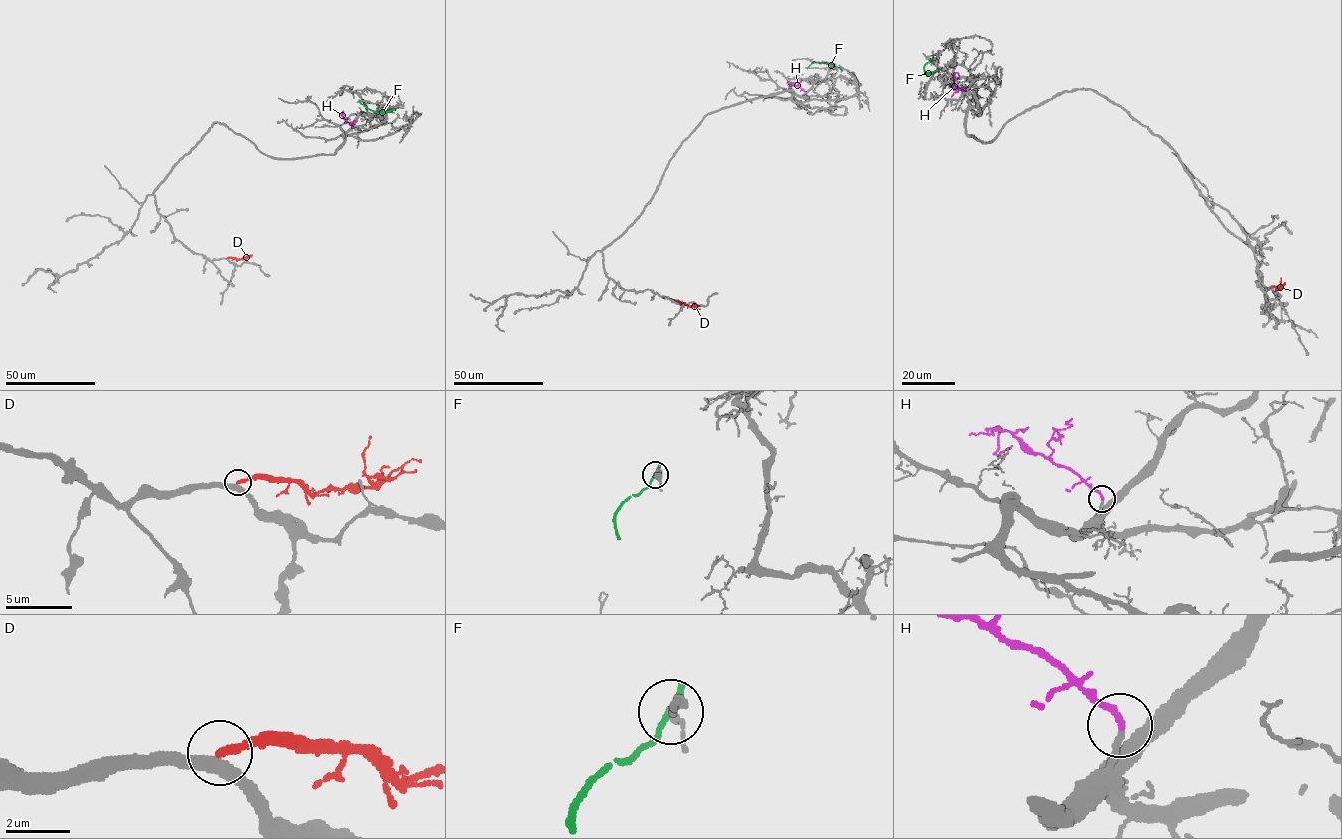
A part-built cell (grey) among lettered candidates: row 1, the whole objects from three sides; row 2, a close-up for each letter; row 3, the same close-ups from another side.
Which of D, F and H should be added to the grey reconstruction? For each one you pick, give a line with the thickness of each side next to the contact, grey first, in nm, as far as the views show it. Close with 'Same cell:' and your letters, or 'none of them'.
H: 180 nm thick on the grey side, 200 nm on the other
Same cell: H

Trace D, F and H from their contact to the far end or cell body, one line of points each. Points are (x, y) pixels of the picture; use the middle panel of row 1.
D: (675, 299), (700, 309)
F: (808, 67), (814, 62), (830, 63), (841, 71)
H: (805, 92), (793, 84)

